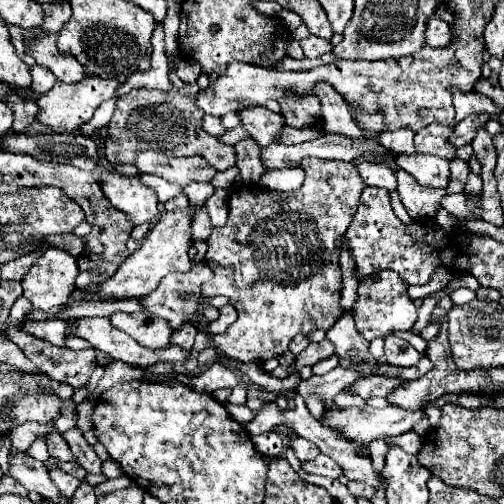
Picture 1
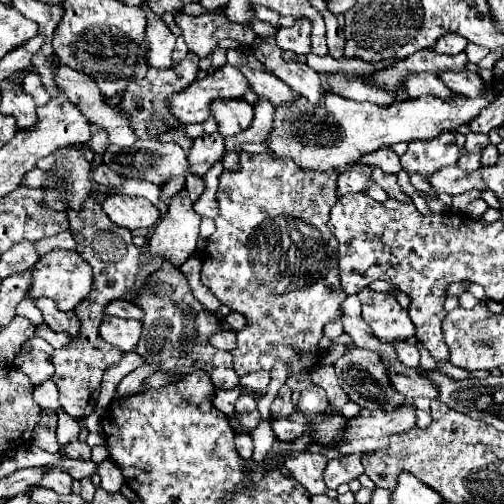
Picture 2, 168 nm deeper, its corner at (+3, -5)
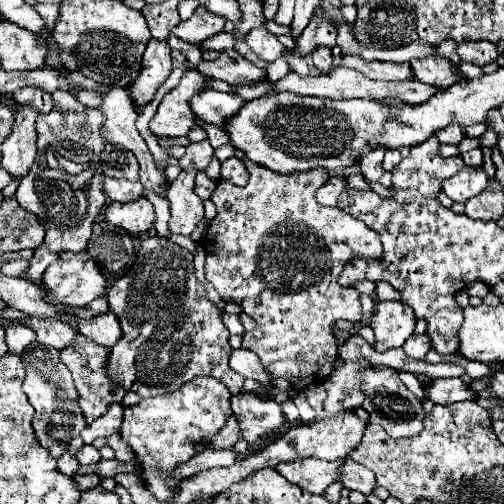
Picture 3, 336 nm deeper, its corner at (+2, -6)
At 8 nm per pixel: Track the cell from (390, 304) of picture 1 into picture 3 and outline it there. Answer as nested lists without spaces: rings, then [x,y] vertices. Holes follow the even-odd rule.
[[[380,302],[376,304],[376,314],[370,326],[376,334],[374,350],[384,352],[400,348],[414,334],[416,316],[412,308],[402,302]]]

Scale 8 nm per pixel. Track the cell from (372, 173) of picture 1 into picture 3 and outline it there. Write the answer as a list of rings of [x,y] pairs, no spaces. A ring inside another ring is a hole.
[[[332,176],[326,184],[322,184],[322,188],[318,188],[316,198],[322,206],[336,206],[336,200],[344,188],[344,180],[340,176]]]

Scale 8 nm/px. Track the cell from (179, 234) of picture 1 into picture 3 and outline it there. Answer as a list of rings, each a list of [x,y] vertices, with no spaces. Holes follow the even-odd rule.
[[[186,168],[180,176],[170,182],[168,202],[170,202],[170,230],[176,234],[192,234],[196,224],[204,220],[202,200],[194,194],[194,168]]]

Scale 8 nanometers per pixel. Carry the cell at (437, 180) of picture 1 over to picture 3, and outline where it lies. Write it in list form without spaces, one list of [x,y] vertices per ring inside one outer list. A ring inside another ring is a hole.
[[[464,166],[456,176],[444,182],[444,194],[454,202],[466,202],[468,198],[480,194],[488,184],[488,176],[482,168]]]

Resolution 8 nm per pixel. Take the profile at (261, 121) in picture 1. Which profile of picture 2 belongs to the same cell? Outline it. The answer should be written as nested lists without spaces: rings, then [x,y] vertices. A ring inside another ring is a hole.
[[[217,99],[213,101],[211,111],[225,137],[243,133],[253,121],[253,105],[243,99]]]

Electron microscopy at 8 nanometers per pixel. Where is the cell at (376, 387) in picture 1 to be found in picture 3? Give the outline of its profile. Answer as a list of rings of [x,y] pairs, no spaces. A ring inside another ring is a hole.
[[[436,378],[424,388],[426,398],[434,404],[452,404],[460,400],[476,400],[476,392],[462,378]]]

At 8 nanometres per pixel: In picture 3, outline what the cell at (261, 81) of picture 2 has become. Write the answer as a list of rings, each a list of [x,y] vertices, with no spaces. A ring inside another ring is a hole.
[[[220,54],[216,60],[200,60],[198,66],[192,66],[190,62],[186,62],[186,68],[196,70],[196,72],[204,72],[206,78],[224,80],[228,84],[252,84],[252,82],[266,76],[264,70],[256,68],[248,60],[244,60],[240,56],[230,58],[226,54]]]

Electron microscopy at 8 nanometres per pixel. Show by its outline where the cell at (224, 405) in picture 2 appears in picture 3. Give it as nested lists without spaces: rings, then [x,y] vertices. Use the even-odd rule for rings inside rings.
[[[254,392],[234,394],[232,410],[240,424],[240,438],[250,444],[270,432],[282,432],[288,426],[280,414],[280,404],[274,400],[264,400]]]

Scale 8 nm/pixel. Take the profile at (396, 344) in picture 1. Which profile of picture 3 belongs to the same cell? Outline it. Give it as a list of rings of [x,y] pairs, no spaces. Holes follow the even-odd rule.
[[[414,334],[414,336],[410,336],[410,340],[406,340],[406,344],[402,348],[410,358],[422,360],[426,356],[426,352],[430,350],[430,338],[426,334]]]

